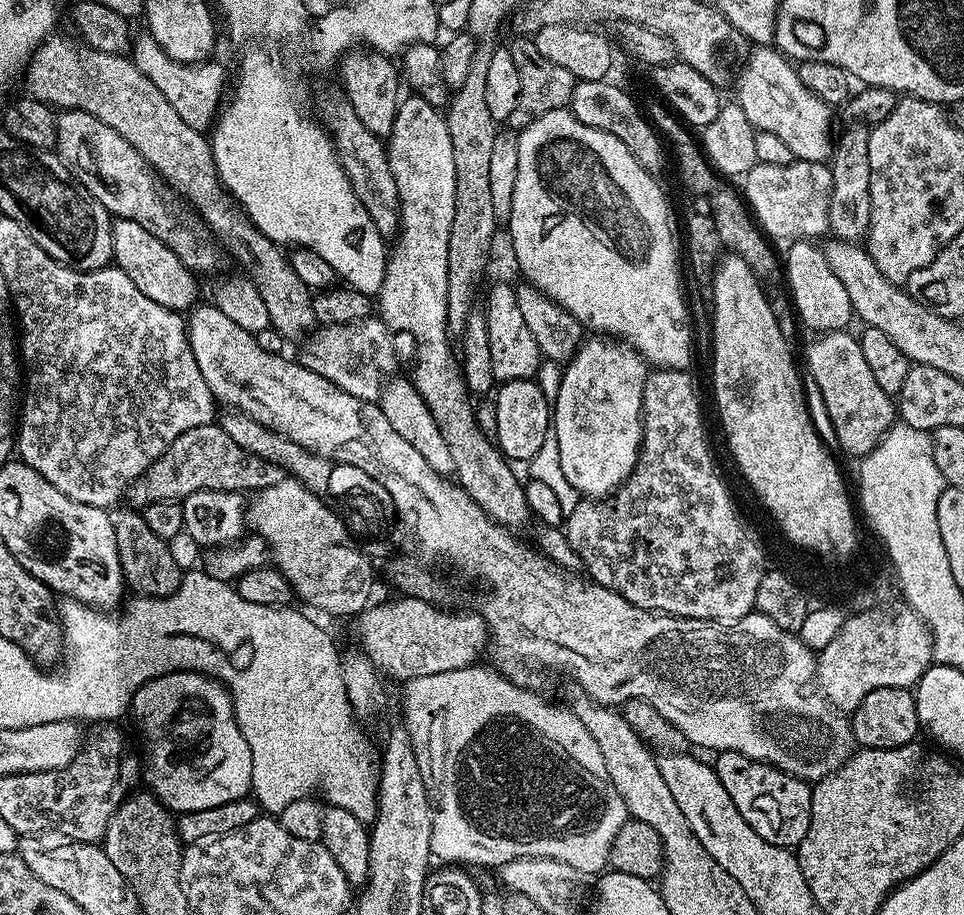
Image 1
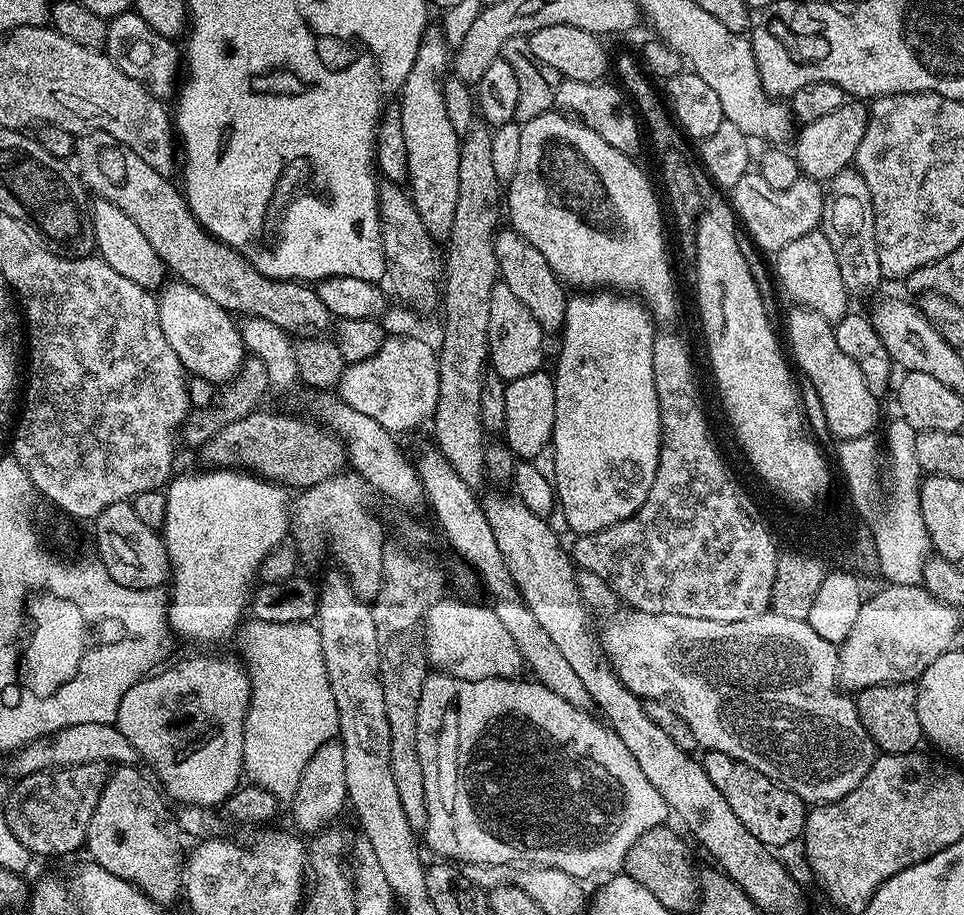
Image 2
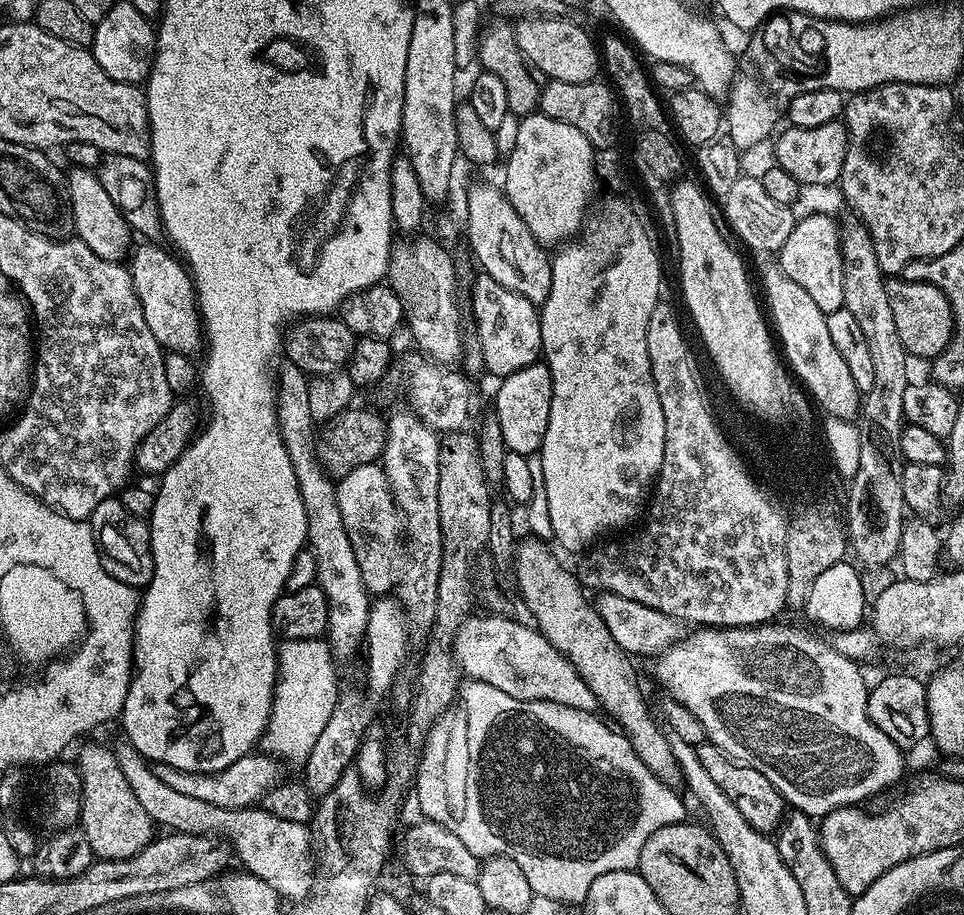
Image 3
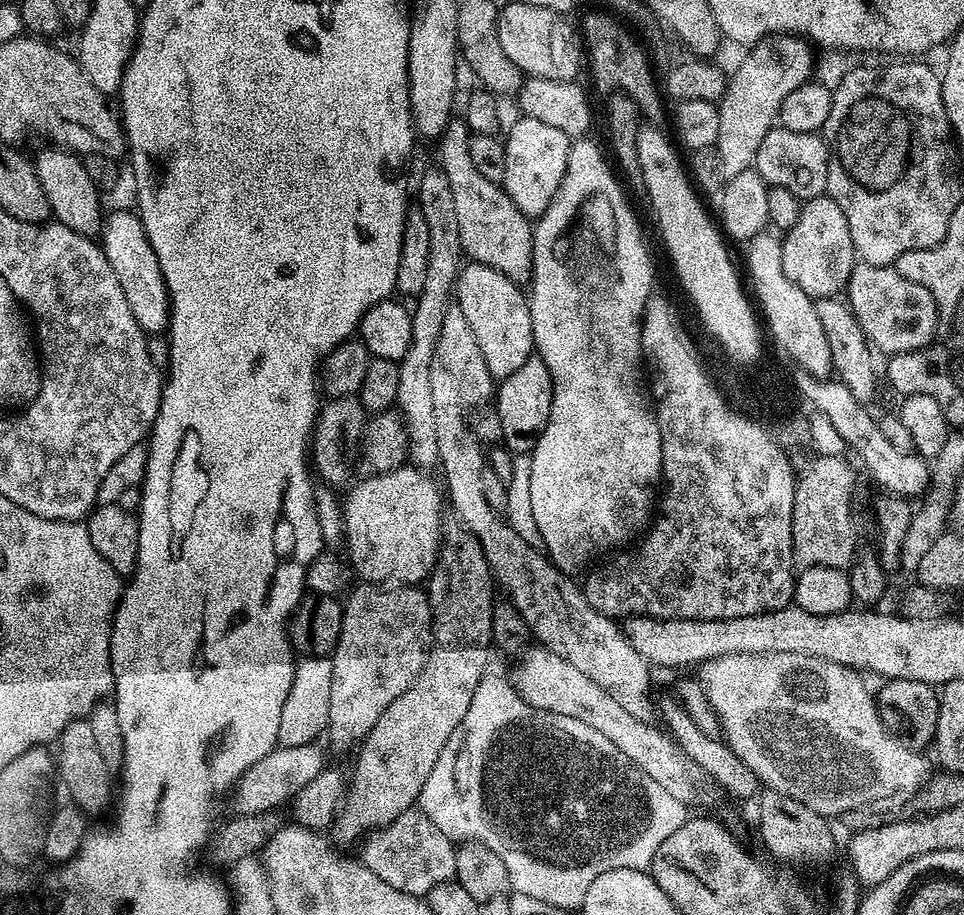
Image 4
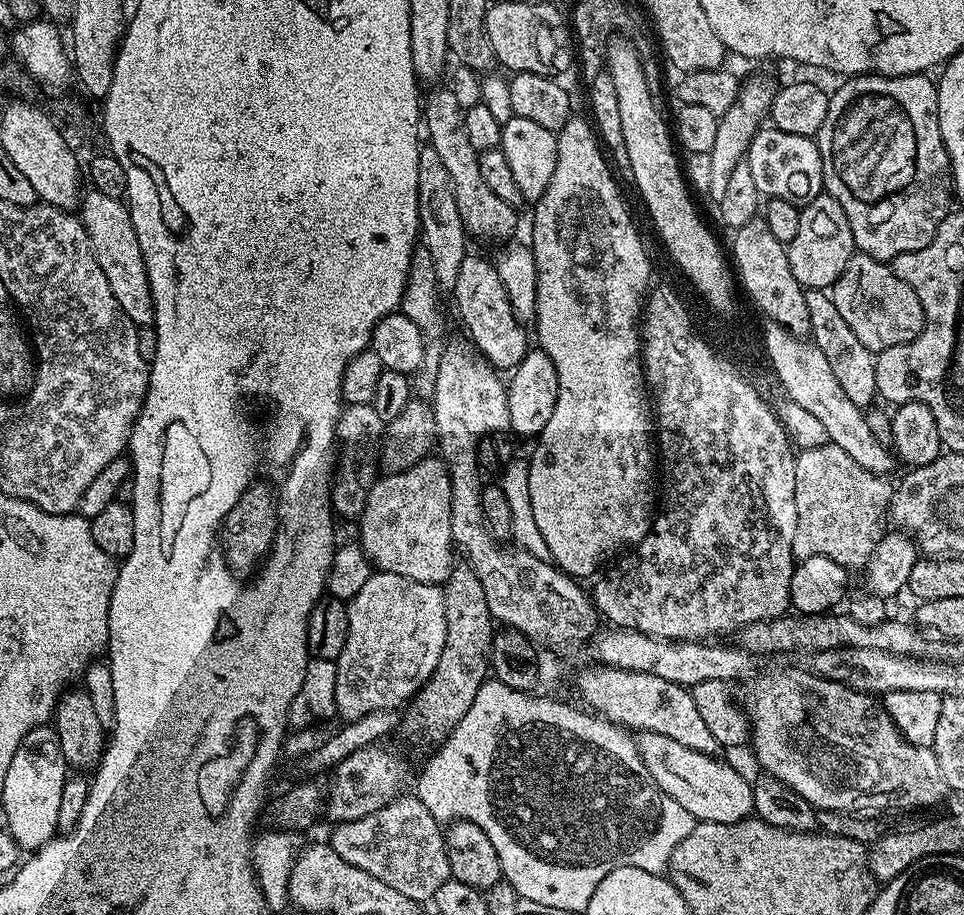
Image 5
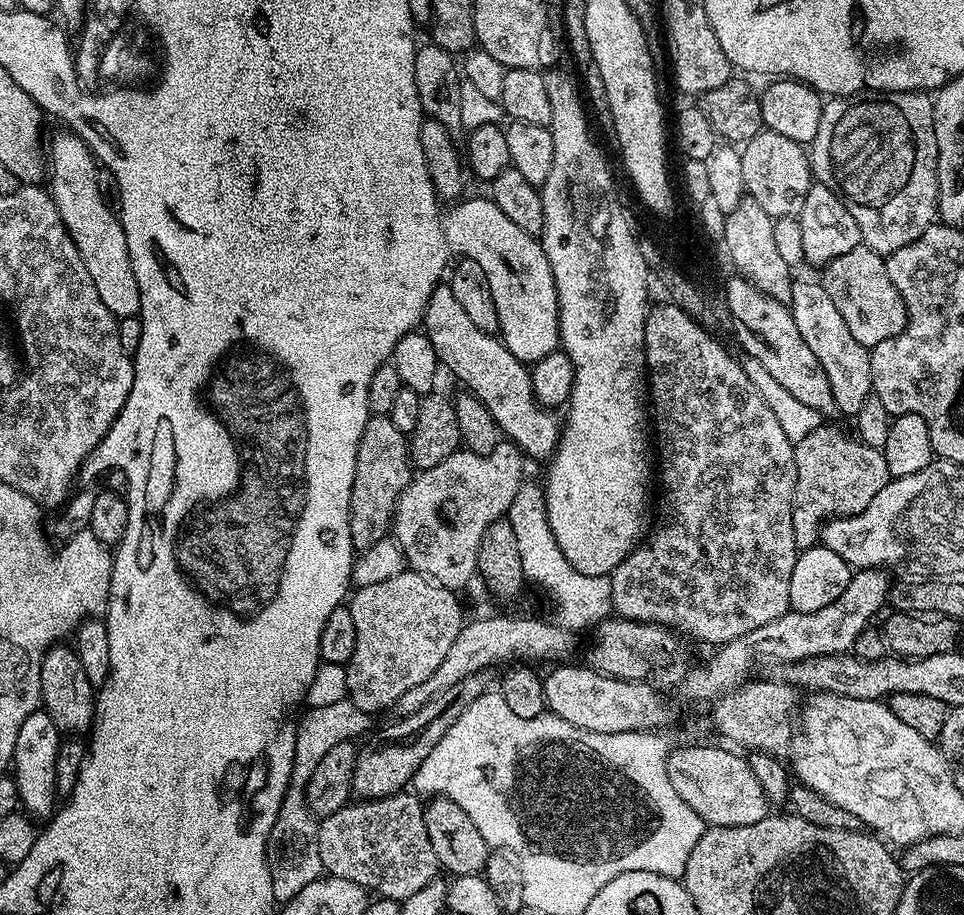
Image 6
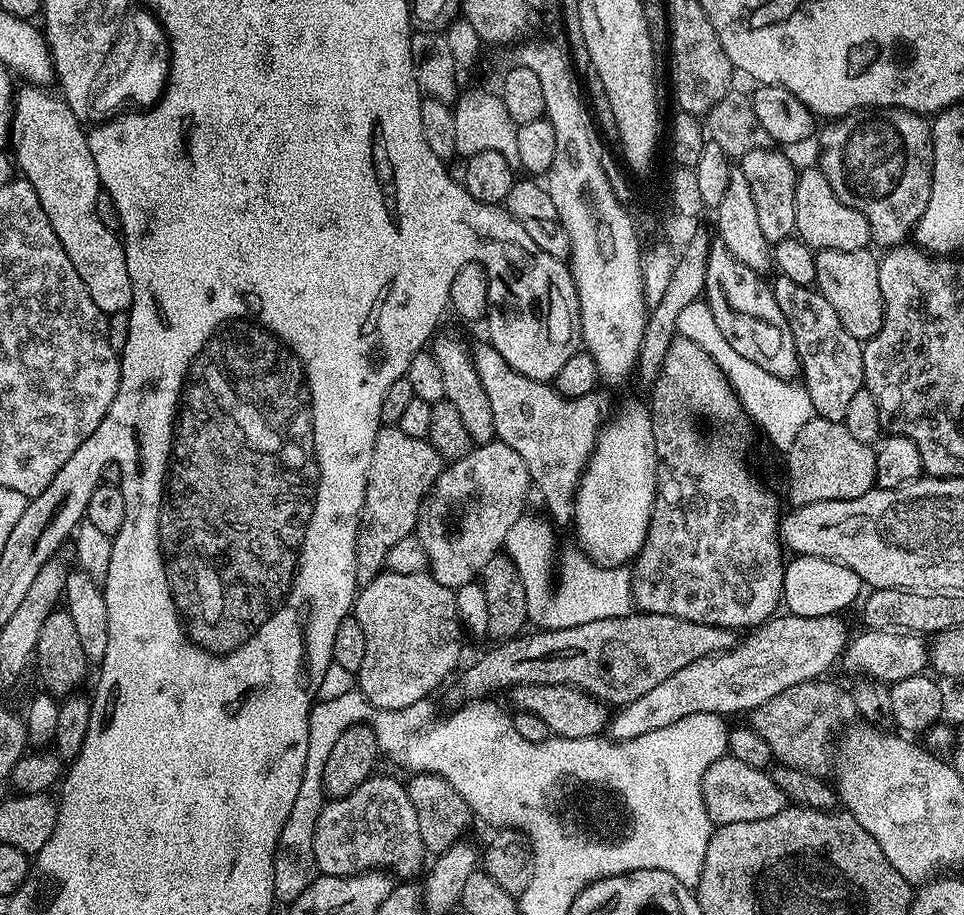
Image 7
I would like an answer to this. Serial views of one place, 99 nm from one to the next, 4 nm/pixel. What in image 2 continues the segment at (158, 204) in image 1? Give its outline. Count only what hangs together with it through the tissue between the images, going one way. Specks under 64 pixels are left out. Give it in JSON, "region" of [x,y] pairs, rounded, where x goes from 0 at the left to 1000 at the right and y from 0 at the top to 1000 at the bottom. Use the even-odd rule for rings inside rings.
{"region":[[[88,143],[79,154],[77,175],[83,178],[81,191],[89,202],[90,209],[105,219],[118,221],[118,225],[122,225],[122,230],[127,230],[131,238],[136,238],[139,247],[147,251],[151,264],[160,269],[160,278],[168,282],[171,294],[177,301],[179,297],[183,301],[179,303],[186,309],[201,313],[201,317],[226,330],[226,334],[230,334],[238,343],[253,341],[249,343],[271,345],[276,348],[276,352],[284,352],[284,356],[288,356],[294,363],[300,365],[306,365],[310,358],[321,358],[324,362],[321,364],[324,365],[336,365],[339,364],[336,363],[339,358],[341,362],[345,357],[346,348],[340,342],[338,334],[334,334],[334,326],[330,326],[327,314],[310,306],[281,306],[280,303],[273,302],[250,275],[245,275],[238,267],[231,267],[213,251],[197,230],[195,222],[192,221],[190,209],[184,202],[182,205],[175,193],[160,186],[160,181],[147,177],[147,173],[143,173],[143,168],[135,164],[135,160],[122,155],[122,151],[109,144]]]}

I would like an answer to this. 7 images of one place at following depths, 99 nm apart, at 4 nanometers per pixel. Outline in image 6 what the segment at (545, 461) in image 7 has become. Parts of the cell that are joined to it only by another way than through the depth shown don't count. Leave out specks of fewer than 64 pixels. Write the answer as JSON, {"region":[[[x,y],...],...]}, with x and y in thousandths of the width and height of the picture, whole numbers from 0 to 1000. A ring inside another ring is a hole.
{"region":[[[468,309],[453,310],[452,316],[446,321],[440,340],[438,363],[443,367],[447,378],[450,378],[455,397],[462,403],[465,401],[485,423],[482,425],[502,442],[515,464],[519,467],[520,473],[530,484],[536,485],[545,499],[552,502],[553,498],[556,503],[567,504],[576,494],[577,484],[581,482],[583,463],[580,458],[577,460],[578,451],[557,442],[556,432],[552,425],[552,409],[549,399],[533,391],[533,387],[523,377],[518,366],[501,363],[496,361],[496,356],[492,356],[492,351],[483,344],[483,339],[479,339],[479,333],[471,326]]]}

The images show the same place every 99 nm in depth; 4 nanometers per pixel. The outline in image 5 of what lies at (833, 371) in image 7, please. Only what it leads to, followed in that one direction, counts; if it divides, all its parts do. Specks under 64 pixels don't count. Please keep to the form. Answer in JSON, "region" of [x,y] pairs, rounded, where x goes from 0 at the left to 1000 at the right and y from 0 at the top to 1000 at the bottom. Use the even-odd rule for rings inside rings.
{"region":[[[855,317],[835,318],[836,340],[840,343],[840,372],[853,387],[857,387],[857,396],[861,396],[861,404],[865,404],[865,413],[873,422],[878,435],[886,439],[886,444],[899,447],[910,436],[911,409],[909,408],[910,386],[894,378],[893,372],[882,361],[882,355],[869,343],[869,334],[865,334],[862,322]]]}

